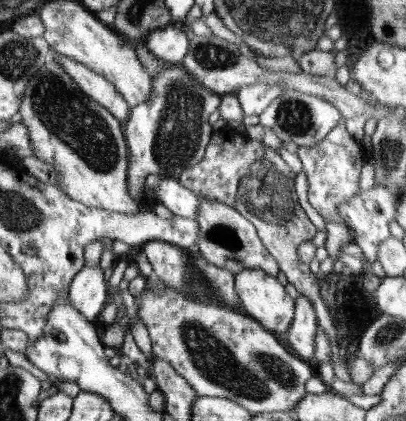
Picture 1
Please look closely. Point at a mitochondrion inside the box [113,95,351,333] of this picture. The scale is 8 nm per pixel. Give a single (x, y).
(264, 190)

